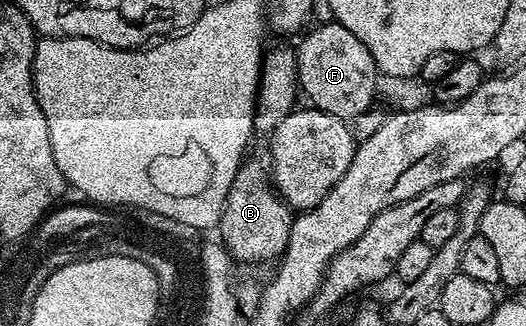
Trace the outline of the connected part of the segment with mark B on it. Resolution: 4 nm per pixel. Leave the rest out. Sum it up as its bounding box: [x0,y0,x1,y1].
[217,155,293,265]

